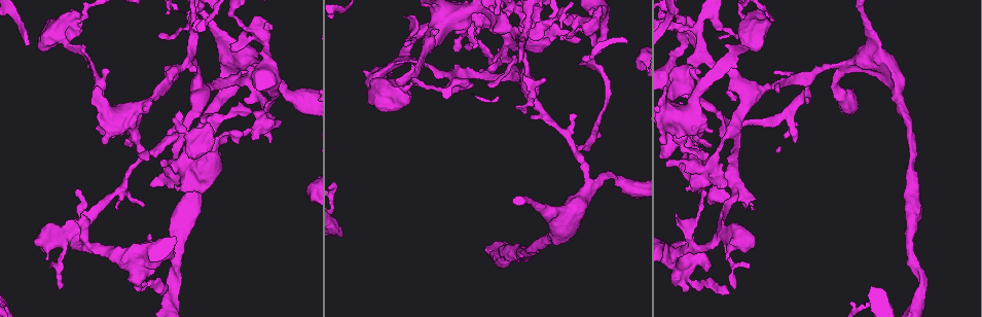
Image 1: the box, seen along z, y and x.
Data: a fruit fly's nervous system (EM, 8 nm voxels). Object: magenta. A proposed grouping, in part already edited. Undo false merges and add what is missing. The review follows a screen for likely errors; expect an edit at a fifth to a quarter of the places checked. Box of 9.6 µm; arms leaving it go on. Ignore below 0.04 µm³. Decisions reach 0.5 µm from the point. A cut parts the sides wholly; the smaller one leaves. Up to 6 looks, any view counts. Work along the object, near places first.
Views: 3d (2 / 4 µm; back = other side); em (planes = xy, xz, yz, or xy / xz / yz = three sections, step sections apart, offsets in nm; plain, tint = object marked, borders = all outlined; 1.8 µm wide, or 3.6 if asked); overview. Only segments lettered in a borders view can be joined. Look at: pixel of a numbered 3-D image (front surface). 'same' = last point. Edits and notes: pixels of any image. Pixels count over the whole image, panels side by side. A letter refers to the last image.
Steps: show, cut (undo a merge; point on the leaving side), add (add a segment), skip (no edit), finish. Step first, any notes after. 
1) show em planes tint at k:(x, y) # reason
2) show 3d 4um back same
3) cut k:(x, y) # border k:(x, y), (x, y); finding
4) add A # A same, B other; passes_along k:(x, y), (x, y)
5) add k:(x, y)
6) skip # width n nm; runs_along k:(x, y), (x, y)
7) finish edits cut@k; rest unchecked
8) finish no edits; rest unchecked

show em xz step 16 borders at 1:(570, 145) # branch point

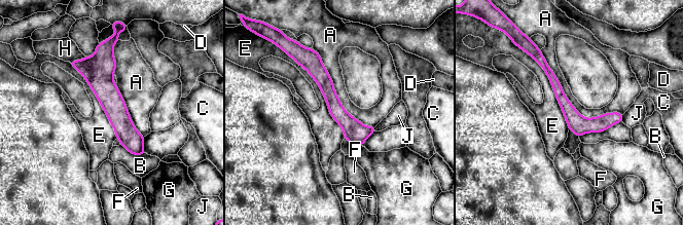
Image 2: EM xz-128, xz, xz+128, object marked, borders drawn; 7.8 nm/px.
skip # width 150 nm; A other, B other, C other, D other, E other, F other, G other, H other, J other; runs_along 2:(105, 53), (105, 89), (139, 152); continuous, no second neuron

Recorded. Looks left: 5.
show em yz step 16 borders at 1:(83, 215)

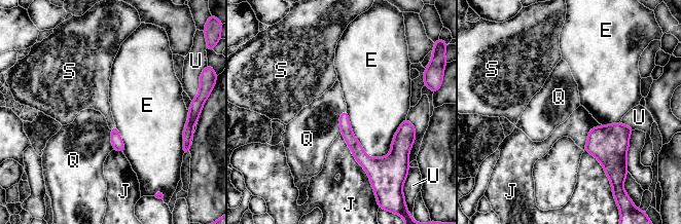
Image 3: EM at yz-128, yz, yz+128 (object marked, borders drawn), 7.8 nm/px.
show em xz step 8 borders same

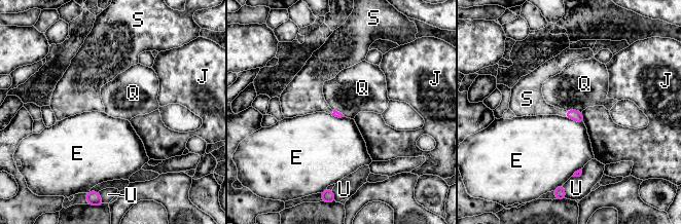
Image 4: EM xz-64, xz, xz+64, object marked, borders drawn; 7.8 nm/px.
add 4:(536, 105) # E other, J other, Q other, S same, U other; passes_along 4:(575, 115), (567, 113), (536, 105); it goes on there

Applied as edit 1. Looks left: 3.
show overview

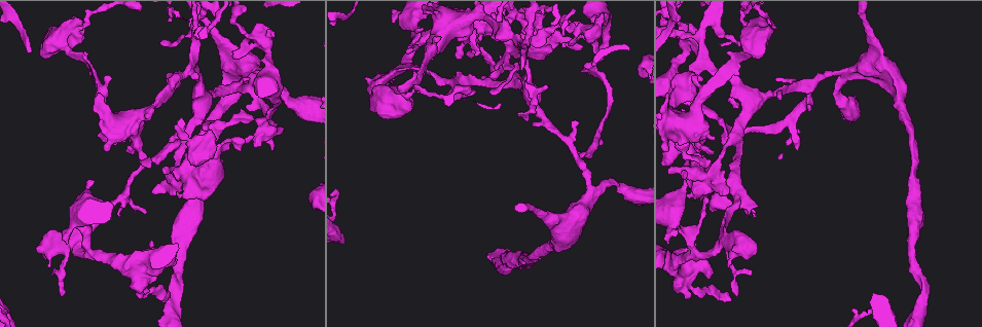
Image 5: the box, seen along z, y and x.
show em planes plain at 5:(500, 261) # sudden change in width

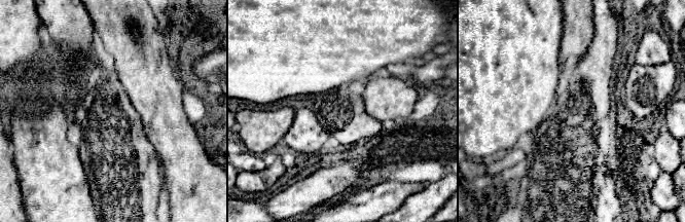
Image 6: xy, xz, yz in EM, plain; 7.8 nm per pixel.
show em planes borders same

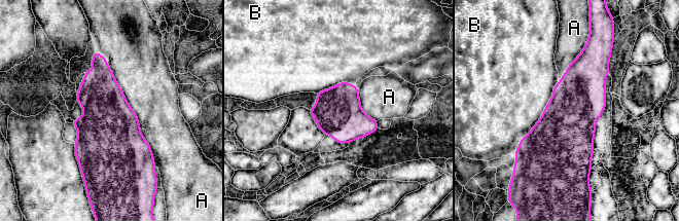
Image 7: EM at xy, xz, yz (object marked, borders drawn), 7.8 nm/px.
skip # longest_contact A 1000 nm; A other, B other; border 7:(96, 49), (135, 113), (154, 161); one neuron here

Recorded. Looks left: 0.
finish edits add@4; rest unchecked

